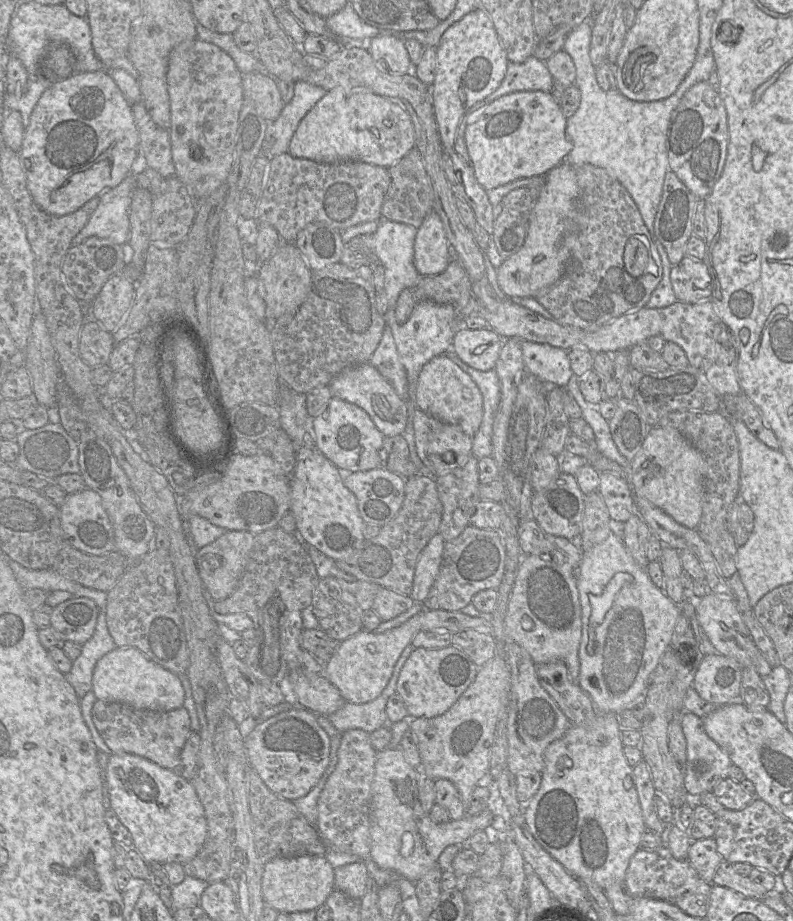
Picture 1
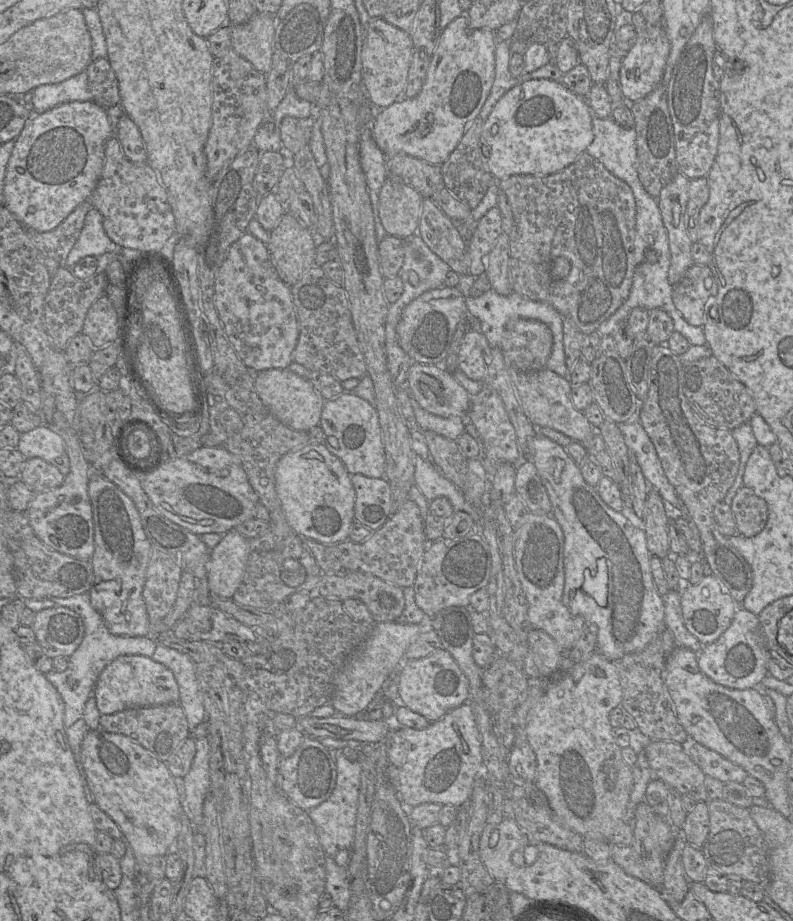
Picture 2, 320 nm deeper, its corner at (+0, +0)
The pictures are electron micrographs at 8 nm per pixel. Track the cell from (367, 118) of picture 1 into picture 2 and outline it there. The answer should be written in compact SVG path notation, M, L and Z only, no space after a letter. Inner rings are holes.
M466 13L443 28L419 94L413 98L406 98L403 93L390 106L377 110L372 125L372 137L386 157L406 154L432 165L442 165L447 160L462 139L466 125L479 116L490 94L496 74L496 43L495 31L488 28L472 28Z

